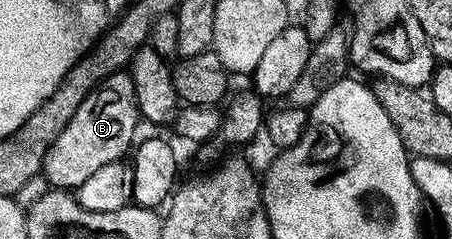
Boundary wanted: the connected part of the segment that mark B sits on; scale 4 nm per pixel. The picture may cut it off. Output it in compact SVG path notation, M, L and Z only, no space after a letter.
M113 77L105 78L88 96L84 96L84 102L76 108L68 124L64 124L60 136L56 136L56 140L48 148L41 177L47 178L51 187L73 191L82 186L88 176L119 161L123 157L122 153L131 149L135 141L134 129L140 123L137 100L131 92L110 94L114 90L114 81Z

